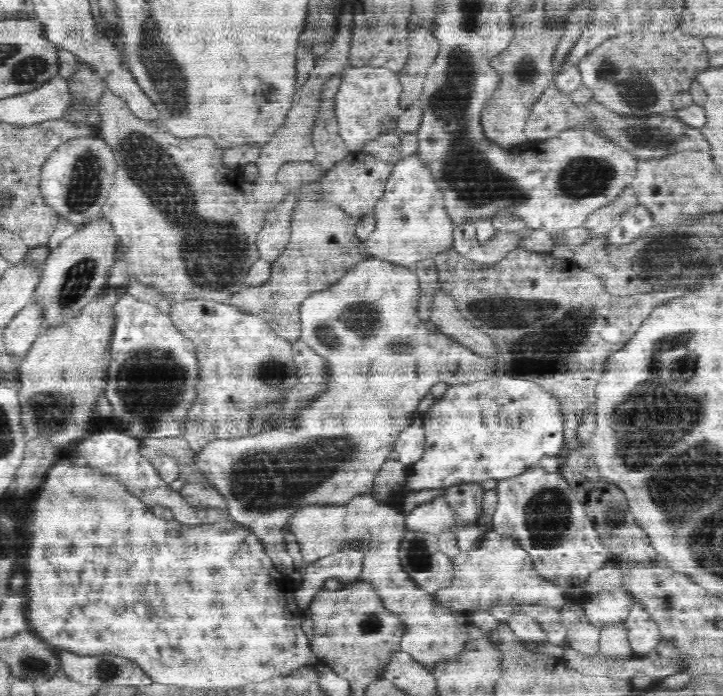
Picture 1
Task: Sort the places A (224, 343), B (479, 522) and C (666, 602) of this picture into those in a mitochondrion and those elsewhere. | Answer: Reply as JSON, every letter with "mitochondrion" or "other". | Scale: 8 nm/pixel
{"A":"other","B":"other","C":"mitochondrion"}

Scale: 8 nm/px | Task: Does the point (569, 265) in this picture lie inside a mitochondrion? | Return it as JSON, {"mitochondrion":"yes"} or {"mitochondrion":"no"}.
{"mitochondrion":"no"}

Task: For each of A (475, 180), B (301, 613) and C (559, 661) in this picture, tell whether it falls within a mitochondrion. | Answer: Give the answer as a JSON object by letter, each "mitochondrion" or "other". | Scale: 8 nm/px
{"A":"mitochondrion","B":"other","C":"other"}

